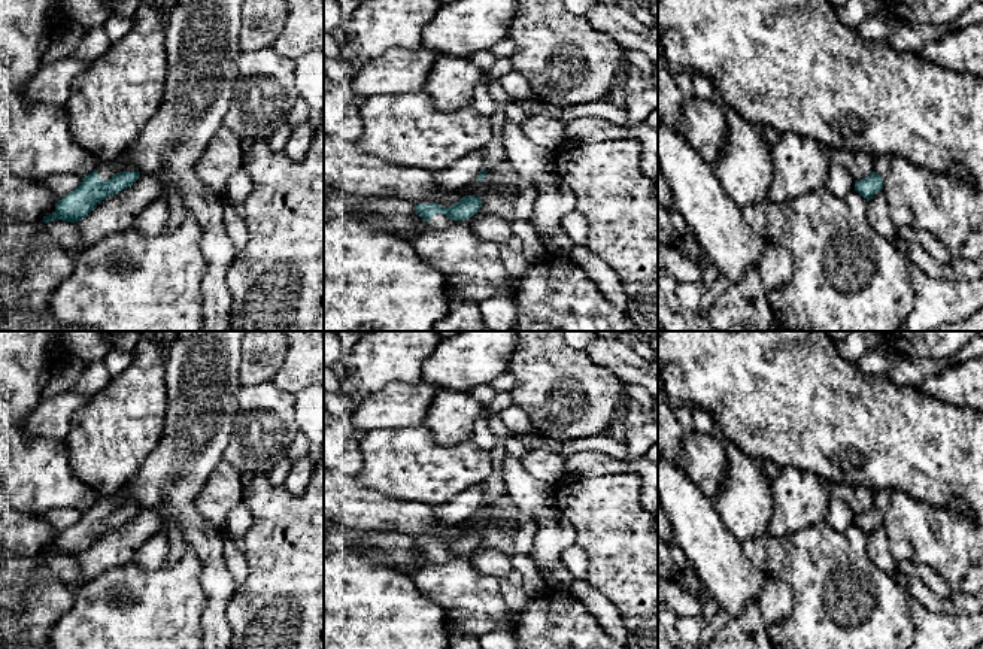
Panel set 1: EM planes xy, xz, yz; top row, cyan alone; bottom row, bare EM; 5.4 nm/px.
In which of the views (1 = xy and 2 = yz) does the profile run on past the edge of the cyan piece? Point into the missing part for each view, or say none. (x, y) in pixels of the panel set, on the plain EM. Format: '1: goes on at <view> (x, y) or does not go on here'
1: goes on at xy (106, 503)
2: goes on at yz (882, 500)

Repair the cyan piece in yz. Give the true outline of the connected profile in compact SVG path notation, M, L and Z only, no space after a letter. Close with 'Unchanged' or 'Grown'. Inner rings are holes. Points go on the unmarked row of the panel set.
M891 489L874 494L874 506L864 513L855 515L855 525L870 536L876 527L883 524L883 513L889 509L891 498Z. Grown

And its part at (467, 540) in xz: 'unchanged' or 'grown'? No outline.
grown

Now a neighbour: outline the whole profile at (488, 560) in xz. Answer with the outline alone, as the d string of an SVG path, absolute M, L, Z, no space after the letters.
M477 546L470 552L471 564L483 573L506 579L515 567L510 555L494 548Z

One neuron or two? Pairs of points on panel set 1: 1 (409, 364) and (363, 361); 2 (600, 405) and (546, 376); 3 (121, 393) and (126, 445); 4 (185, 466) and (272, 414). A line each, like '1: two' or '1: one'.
1: one
2: one
3: one
4: two

